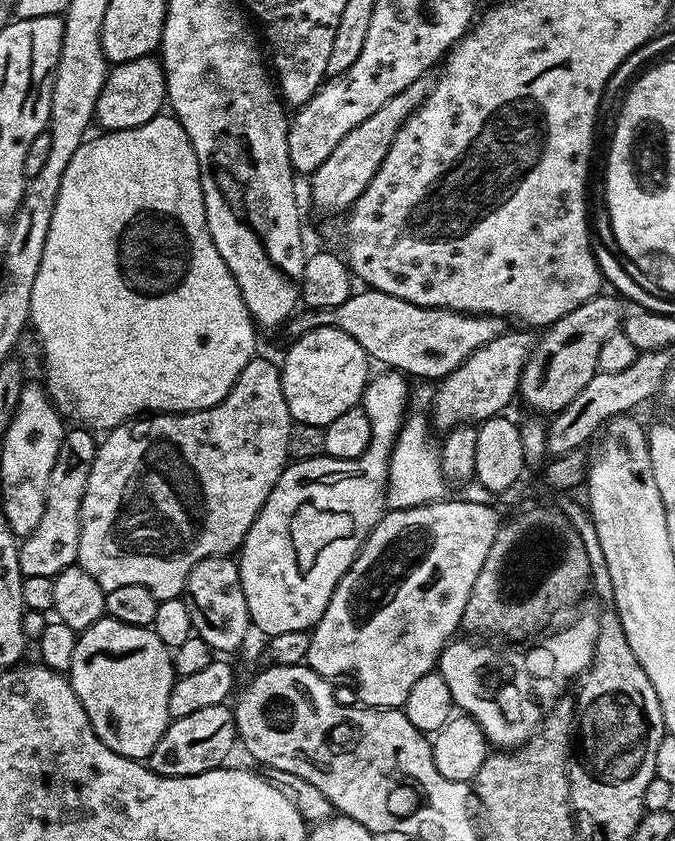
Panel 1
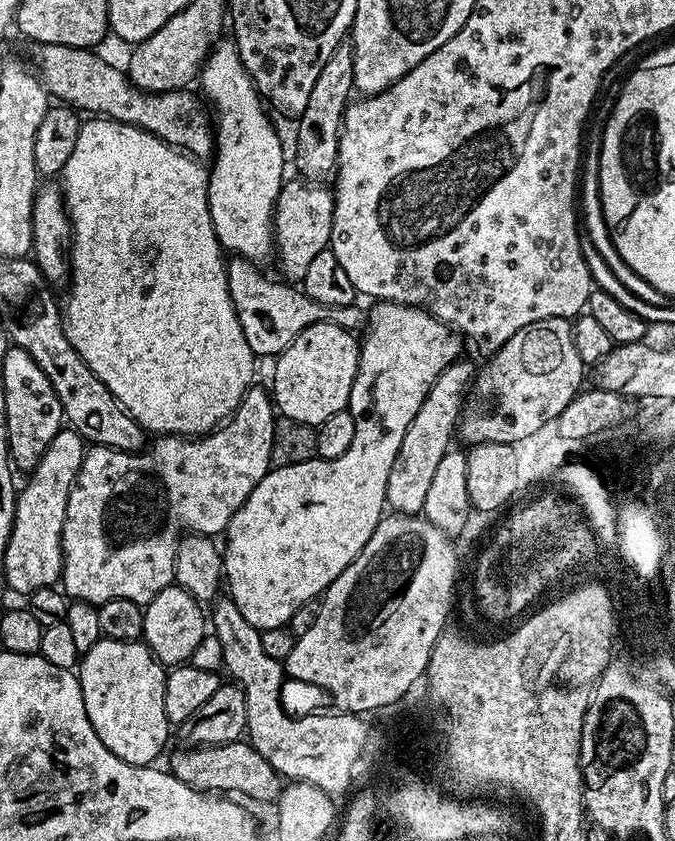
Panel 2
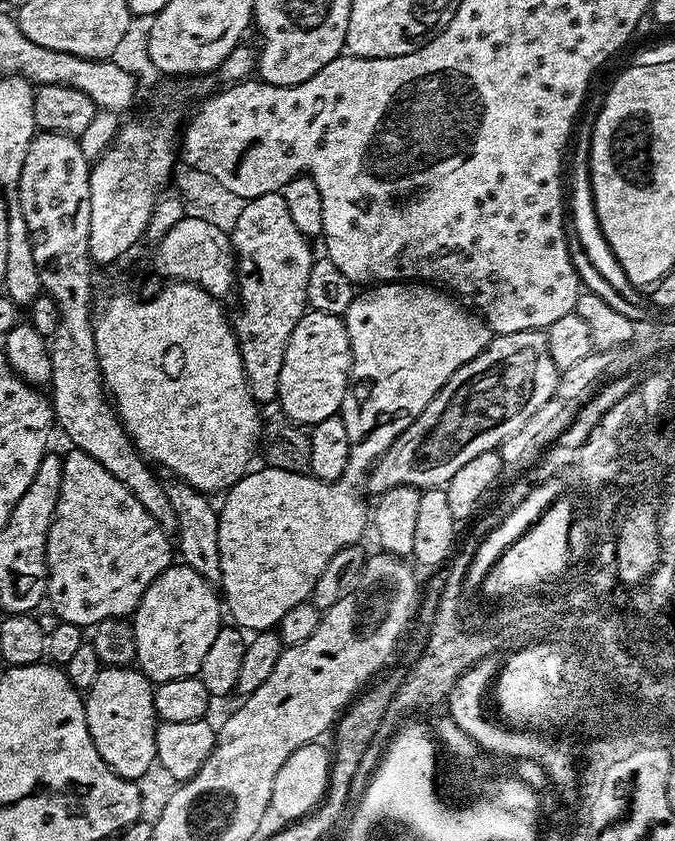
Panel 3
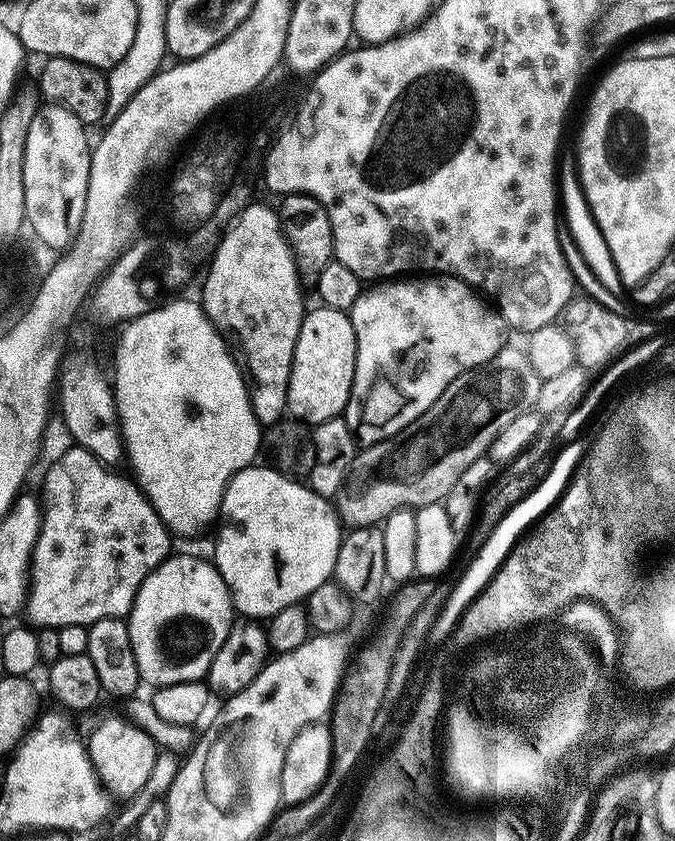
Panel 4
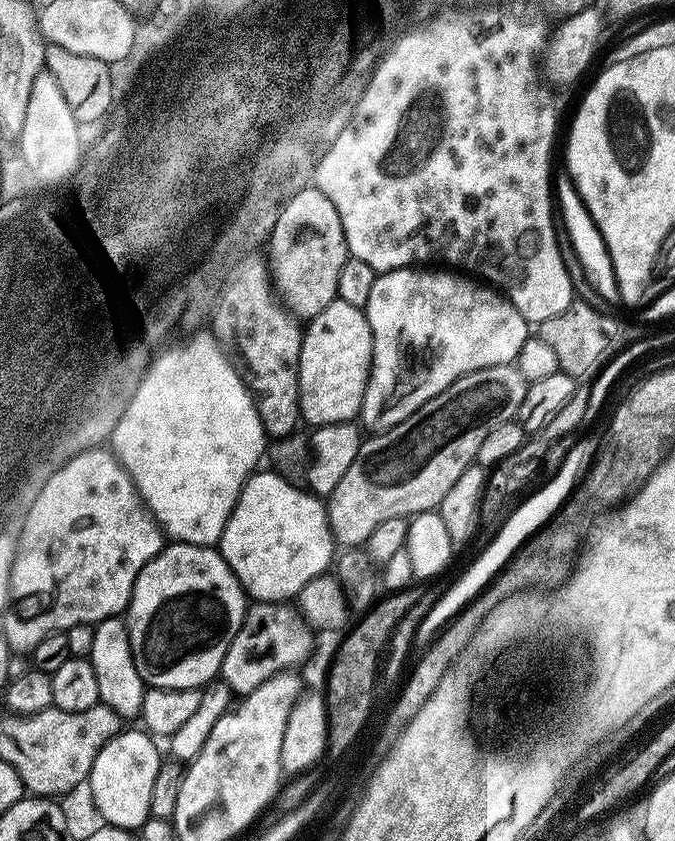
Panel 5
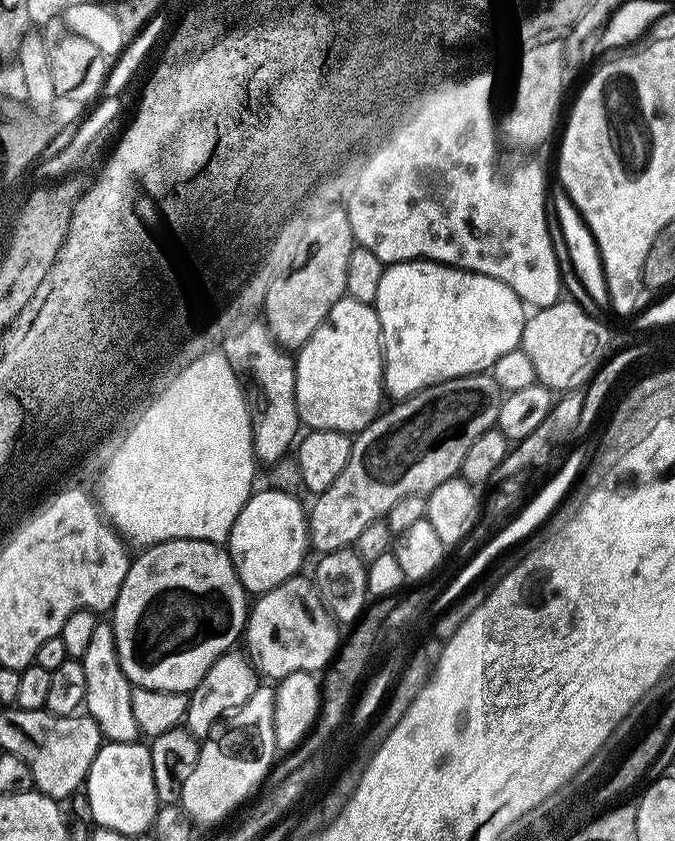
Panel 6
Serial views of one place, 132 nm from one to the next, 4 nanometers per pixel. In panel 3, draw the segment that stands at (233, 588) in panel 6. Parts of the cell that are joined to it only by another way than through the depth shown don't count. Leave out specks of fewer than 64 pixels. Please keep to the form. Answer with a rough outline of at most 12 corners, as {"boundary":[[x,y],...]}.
{"boundary":[[173,563],[131,621],[153,685],[199,676],[222,600]]}

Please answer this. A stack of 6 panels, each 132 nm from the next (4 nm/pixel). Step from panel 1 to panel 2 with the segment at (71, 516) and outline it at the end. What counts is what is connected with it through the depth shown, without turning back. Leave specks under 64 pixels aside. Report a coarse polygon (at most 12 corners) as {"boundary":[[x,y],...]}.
{"boundary":[[64,426],[17,491],[6,574],[21,598],[64,569],[86,442]]}

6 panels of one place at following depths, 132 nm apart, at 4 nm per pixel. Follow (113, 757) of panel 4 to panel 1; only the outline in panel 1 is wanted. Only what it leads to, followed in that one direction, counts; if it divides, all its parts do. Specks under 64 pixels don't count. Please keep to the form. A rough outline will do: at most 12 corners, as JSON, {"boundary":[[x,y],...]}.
{"boundary":[[105,618],[72,689],[101,742],[147,761],[170,723],[172,653]]}

